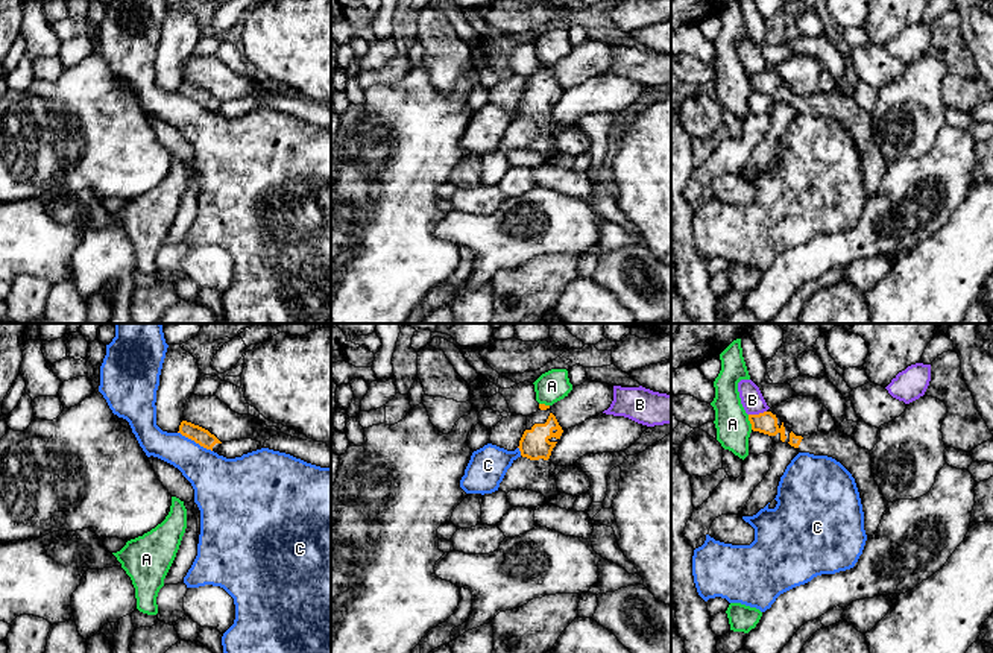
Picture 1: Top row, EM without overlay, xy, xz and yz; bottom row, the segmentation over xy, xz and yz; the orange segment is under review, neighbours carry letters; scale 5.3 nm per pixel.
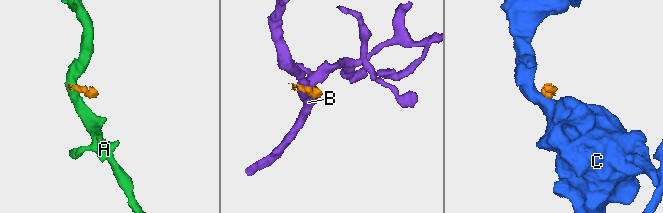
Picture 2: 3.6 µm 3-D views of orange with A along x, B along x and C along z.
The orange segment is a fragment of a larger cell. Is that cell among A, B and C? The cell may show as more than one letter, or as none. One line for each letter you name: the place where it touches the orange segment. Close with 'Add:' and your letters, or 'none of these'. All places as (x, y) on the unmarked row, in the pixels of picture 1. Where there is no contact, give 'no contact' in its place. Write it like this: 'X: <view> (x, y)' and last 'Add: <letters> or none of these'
Add: none of these

